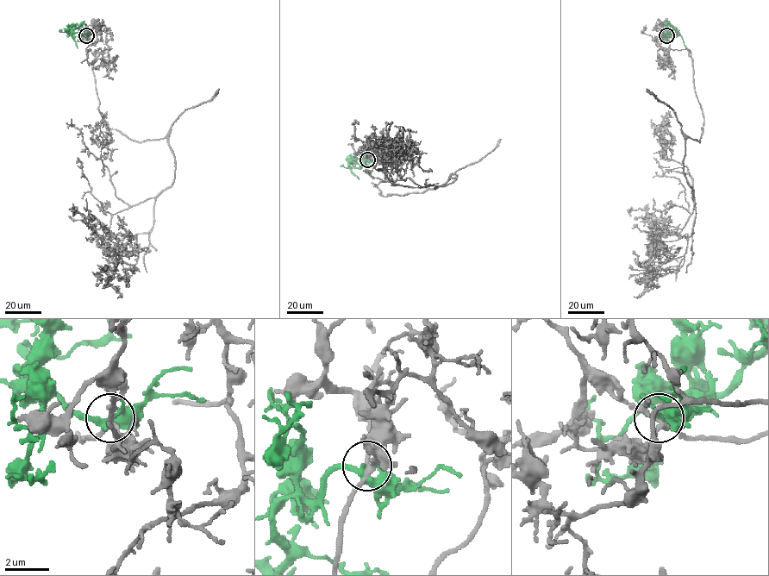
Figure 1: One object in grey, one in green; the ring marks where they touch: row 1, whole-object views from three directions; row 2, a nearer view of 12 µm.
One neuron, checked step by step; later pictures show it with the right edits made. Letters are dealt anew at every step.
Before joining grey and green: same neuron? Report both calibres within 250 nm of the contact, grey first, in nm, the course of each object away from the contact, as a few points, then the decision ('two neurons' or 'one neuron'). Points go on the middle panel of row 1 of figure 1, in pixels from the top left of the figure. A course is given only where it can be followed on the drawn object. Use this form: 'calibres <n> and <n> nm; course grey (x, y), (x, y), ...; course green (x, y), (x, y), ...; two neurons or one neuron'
calibres 190 and 220 nm; course grey (367, 159), (391, 165), (383, 197), (456, 178), (403, 180), (377, 140); course green (367, 159), (359, 163), (359, 168), (353, 166), (350, 169), (359, 179); two neurons

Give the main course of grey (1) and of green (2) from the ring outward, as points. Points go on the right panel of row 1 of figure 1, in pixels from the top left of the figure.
1: (666, 36), (679, 34), (658, 60), (689, 51), (703, 124), (683, 161), (694, 233), (678, 266), (647, 285)
2: (666, 36), (675, 28), (686, 48)

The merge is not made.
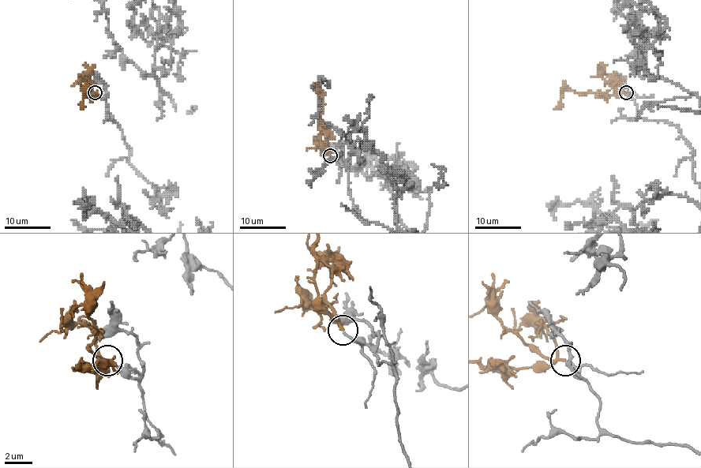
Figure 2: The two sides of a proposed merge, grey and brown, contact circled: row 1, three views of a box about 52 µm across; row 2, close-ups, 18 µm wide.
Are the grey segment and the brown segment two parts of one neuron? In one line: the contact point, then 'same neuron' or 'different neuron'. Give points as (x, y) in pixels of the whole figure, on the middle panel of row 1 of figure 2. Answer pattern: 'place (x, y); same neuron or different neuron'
place (330, 155); same neuron

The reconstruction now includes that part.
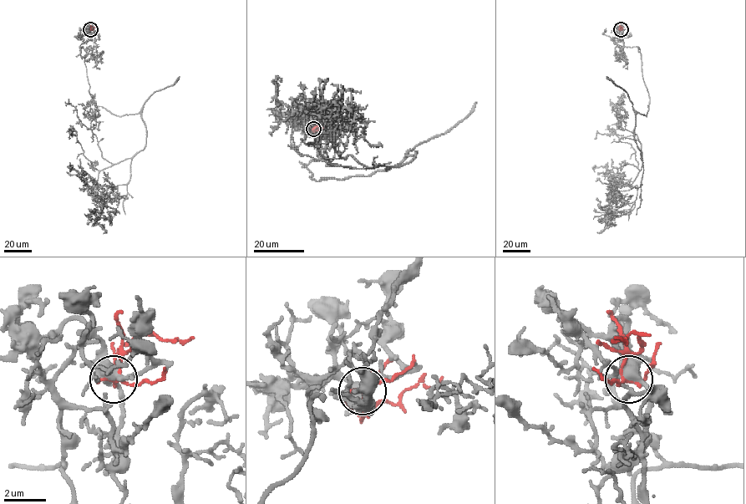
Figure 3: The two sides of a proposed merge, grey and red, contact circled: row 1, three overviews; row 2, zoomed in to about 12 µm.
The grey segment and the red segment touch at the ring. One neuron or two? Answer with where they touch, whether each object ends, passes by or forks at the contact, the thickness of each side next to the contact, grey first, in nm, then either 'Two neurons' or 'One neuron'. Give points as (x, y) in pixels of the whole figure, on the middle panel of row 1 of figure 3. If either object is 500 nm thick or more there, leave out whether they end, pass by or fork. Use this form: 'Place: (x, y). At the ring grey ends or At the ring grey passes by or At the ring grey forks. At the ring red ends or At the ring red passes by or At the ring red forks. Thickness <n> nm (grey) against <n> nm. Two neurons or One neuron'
Place: (313, 129). At the ring grey forks. At the ring red forks. Thickness 440 nm (grey) against 130 nm. Two neurons

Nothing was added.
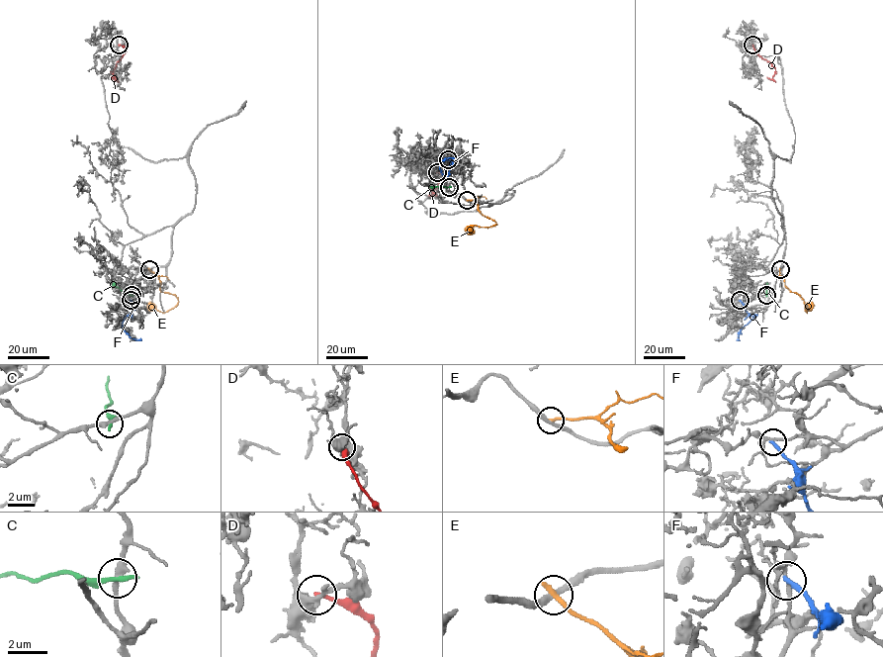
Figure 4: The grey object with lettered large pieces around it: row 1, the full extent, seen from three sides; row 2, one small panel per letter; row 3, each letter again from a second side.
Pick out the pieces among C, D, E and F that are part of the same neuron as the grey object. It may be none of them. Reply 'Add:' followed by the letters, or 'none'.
Add: none

